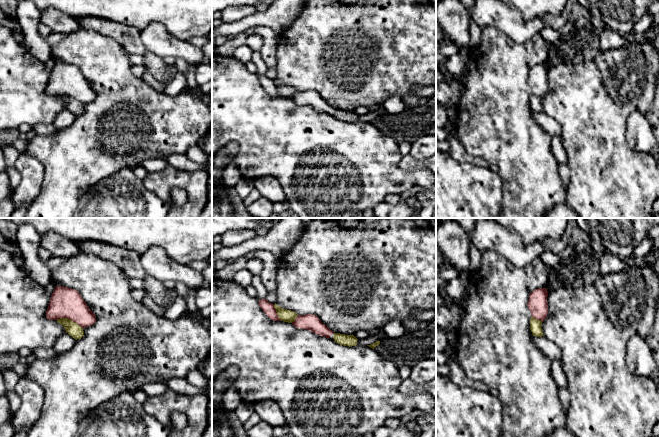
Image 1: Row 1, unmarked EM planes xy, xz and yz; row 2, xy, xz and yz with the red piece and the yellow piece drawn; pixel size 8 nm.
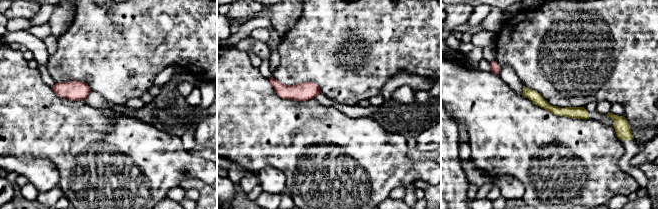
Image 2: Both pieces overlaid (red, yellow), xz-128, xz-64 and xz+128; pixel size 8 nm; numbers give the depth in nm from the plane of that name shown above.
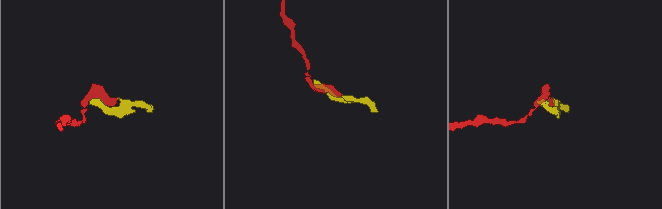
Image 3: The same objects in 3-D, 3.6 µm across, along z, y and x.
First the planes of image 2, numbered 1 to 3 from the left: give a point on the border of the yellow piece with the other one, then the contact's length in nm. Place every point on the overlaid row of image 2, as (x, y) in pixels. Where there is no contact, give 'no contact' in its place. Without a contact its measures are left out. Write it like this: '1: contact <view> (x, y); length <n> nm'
1: no contact
2: no contact
3: no contact

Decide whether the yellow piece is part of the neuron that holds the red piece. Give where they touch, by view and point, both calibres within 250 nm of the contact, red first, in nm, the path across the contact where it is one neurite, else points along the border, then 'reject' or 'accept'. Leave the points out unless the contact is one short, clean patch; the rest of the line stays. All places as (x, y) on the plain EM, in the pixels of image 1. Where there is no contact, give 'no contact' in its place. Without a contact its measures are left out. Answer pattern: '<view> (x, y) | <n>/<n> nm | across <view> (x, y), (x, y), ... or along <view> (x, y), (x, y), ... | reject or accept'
xy (69, 94) | 240/110 nm | accept

